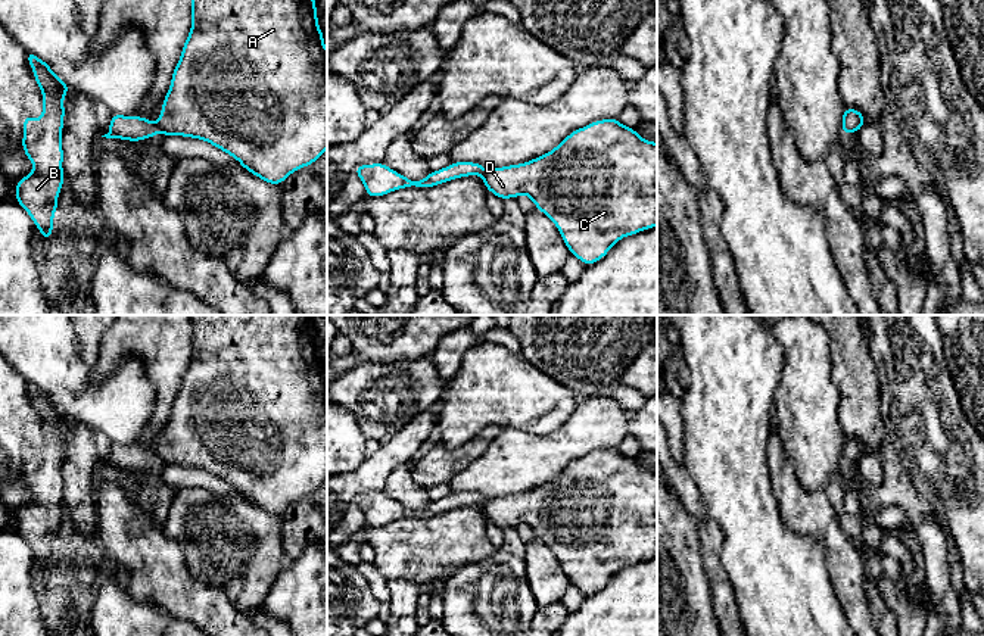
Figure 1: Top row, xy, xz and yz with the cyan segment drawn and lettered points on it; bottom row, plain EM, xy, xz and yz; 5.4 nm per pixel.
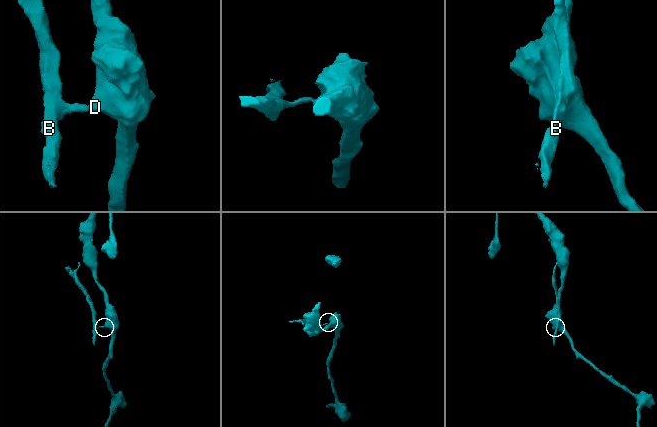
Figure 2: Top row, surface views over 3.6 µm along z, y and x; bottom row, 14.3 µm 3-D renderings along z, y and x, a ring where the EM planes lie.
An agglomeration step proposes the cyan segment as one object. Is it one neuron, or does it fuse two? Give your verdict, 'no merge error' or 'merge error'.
merge error

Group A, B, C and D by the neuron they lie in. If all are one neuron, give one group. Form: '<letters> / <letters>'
A C D / B

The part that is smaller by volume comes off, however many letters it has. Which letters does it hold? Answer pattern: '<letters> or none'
B

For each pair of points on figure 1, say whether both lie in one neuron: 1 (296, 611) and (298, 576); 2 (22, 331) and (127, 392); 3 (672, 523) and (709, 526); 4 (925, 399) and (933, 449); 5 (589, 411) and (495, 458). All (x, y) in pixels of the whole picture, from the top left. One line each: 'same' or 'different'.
1: same
2: same
3: different
4: same
5: same

